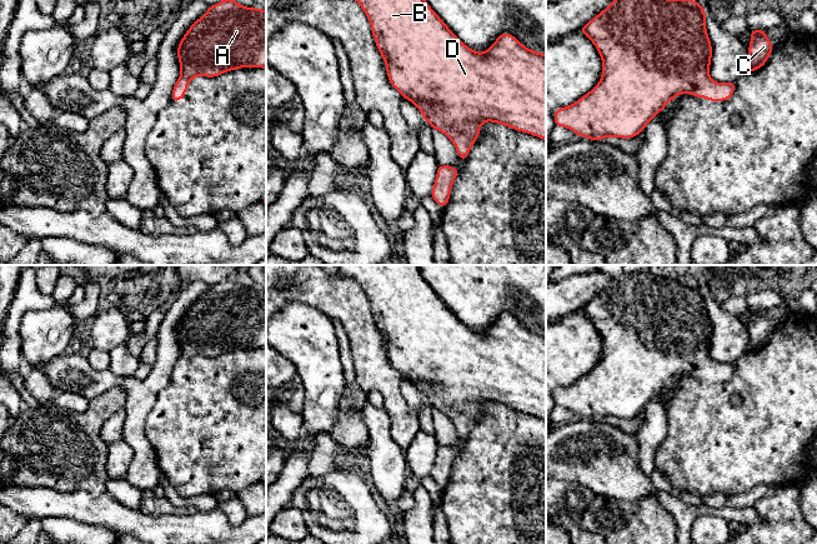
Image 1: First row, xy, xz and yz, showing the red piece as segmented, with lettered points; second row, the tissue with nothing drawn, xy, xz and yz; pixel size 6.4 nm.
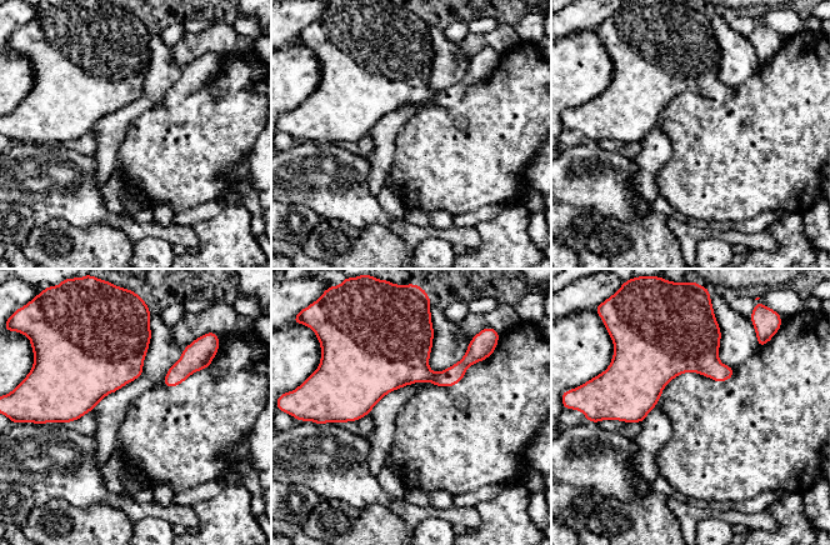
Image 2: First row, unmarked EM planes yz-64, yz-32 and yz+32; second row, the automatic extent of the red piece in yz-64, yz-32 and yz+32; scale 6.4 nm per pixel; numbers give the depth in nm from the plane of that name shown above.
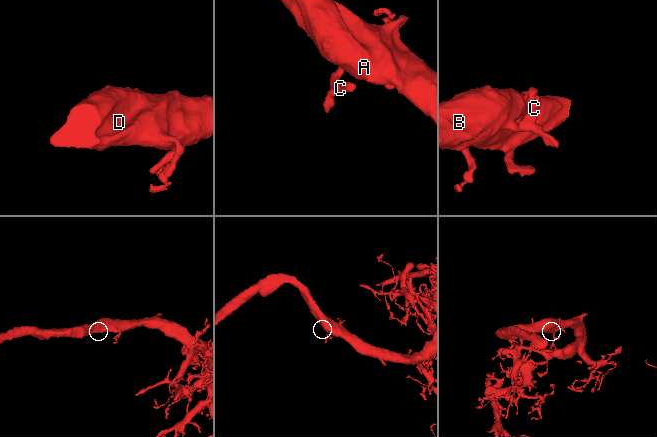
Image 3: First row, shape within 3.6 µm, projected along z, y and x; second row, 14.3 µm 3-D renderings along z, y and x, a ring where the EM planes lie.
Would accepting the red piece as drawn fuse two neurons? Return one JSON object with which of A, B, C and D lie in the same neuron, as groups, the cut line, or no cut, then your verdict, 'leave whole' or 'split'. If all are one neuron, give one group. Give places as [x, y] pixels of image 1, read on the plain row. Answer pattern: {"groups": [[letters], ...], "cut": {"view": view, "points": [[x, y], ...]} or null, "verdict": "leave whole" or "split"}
{"groups": [["A", "B", "C", "D"]], "cut": null, "verdict": "leave whole"}

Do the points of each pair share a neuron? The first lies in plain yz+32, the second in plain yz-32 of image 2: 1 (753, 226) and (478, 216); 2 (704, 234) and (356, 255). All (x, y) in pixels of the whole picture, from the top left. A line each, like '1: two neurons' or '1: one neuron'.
1: one neuron
2: two neurons

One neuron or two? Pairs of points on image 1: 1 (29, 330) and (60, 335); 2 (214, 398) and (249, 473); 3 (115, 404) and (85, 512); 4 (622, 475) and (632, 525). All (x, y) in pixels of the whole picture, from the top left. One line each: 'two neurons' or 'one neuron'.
1: one neuron
2: one neuron
3: two neurons
4: two neurons

